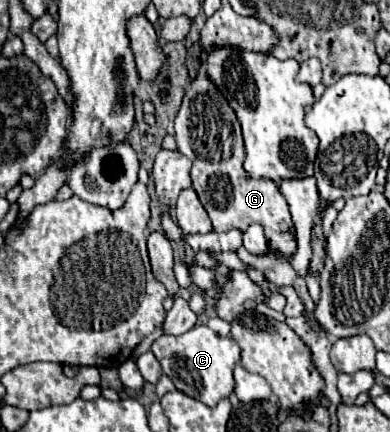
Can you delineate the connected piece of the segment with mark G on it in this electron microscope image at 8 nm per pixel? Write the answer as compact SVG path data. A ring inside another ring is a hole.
M199 72L193 82L185 88L185 98L181 110L175 118L175 140L177 148L183 156L193 162L191 180L193 188L207 210L215 232L241 230L245 232L253 222L263 222L265 238L279 252L293 256L297 250L295 236L291 234L293 222L283 194L277 184L269 178L251 178L243 170L243 136L241 126L235 118L233 108L227 100L217 92L213 82Z

